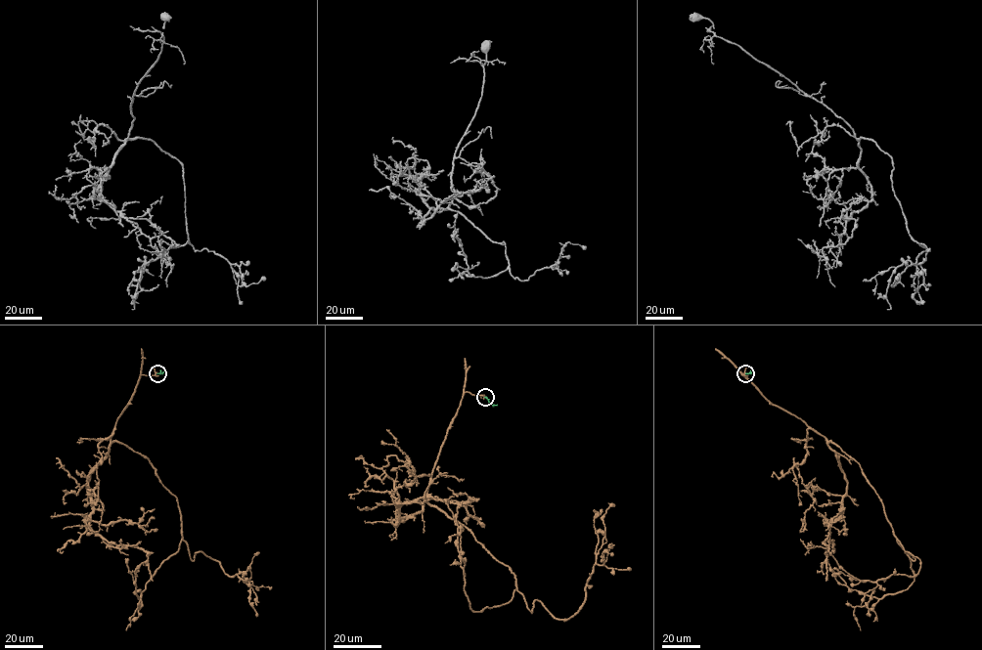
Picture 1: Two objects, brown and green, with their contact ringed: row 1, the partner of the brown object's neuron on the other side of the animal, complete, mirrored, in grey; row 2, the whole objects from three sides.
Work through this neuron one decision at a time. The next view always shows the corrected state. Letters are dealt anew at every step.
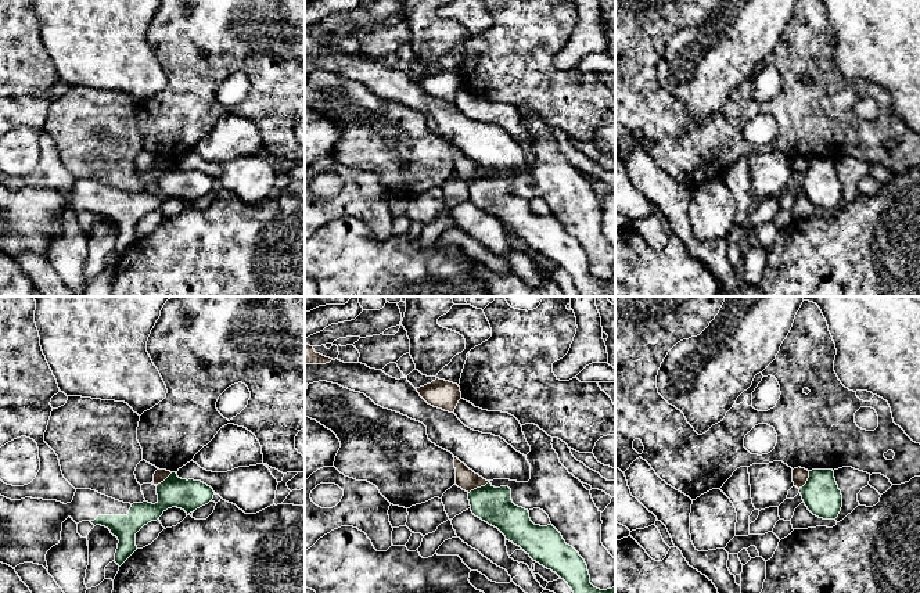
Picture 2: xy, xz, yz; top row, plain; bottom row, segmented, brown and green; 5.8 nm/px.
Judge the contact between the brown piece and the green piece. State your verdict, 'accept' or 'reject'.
reject

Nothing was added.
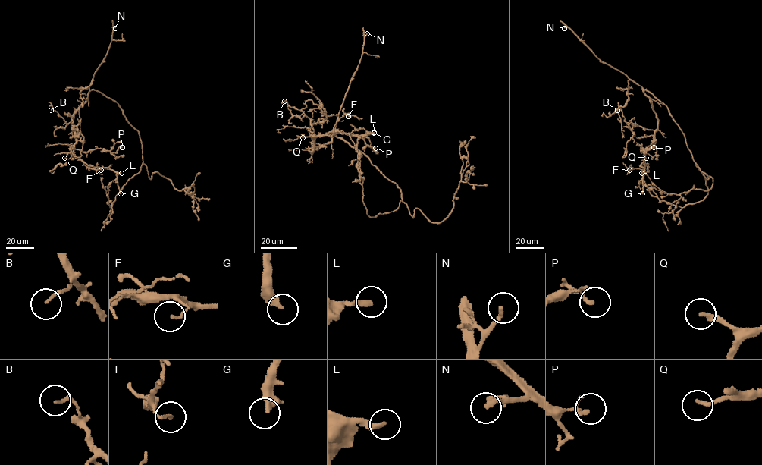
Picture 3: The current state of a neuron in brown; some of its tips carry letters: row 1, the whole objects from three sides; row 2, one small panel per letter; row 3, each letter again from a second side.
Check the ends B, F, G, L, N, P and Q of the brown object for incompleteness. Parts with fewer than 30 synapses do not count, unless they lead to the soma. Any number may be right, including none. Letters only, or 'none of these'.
G, L, Q

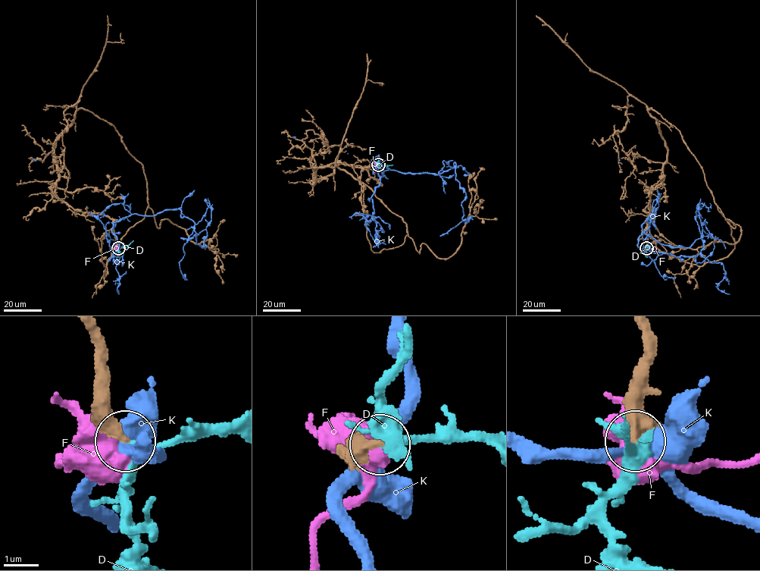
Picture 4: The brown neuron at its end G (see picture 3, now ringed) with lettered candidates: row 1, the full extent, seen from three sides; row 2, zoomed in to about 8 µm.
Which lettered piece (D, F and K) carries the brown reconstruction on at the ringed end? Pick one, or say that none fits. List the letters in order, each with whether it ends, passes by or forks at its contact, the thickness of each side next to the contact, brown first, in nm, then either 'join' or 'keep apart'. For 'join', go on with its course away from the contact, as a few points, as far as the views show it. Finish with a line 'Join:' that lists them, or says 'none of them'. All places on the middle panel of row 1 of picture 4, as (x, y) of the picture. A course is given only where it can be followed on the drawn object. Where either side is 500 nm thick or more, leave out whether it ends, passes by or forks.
D: it passes by | 480/300 nm | join | via (377, 164), (392, 164)
F: 550/550 nm | keep apart
K: 550/500 nm | keep apart
Join: D

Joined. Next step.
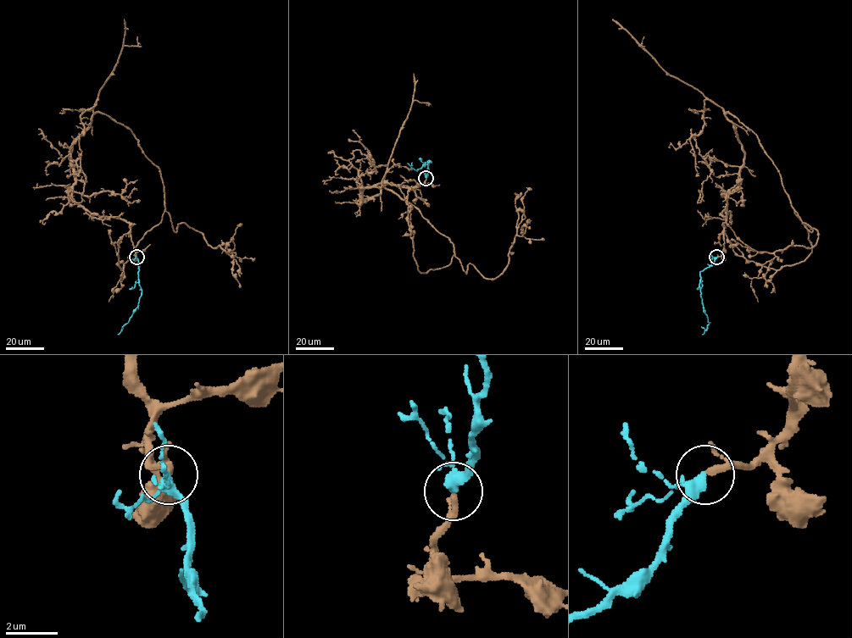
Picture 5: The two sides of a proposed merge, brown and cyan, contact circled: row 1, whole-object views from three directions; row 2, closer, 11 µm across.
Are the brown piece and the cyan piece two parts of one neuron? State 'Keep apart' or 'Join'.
Join

